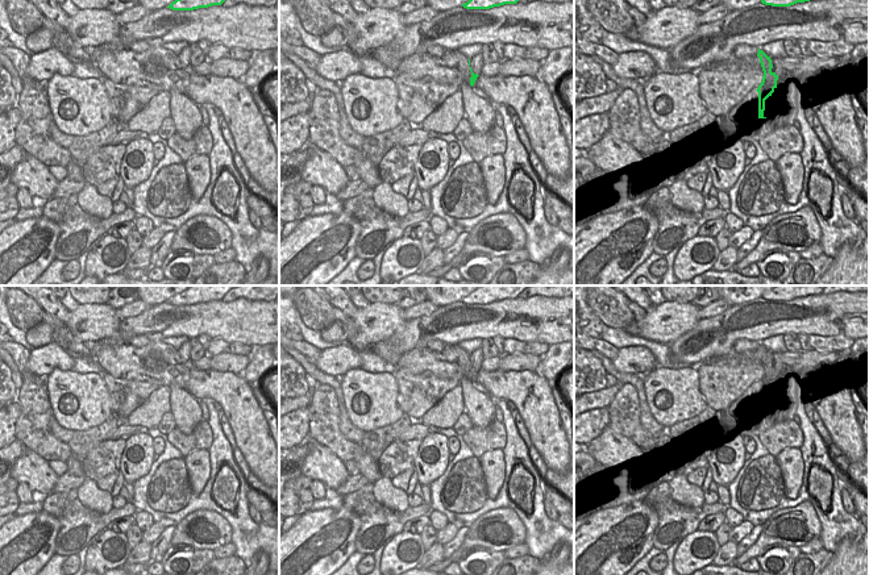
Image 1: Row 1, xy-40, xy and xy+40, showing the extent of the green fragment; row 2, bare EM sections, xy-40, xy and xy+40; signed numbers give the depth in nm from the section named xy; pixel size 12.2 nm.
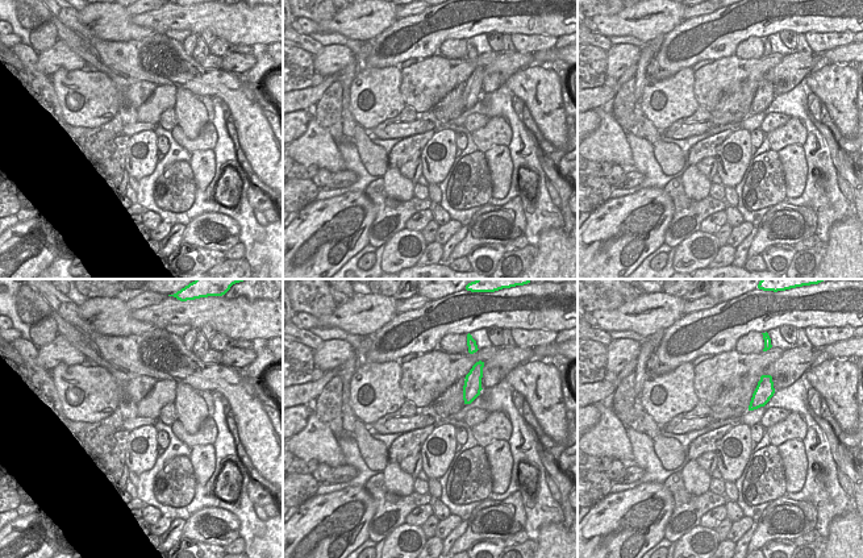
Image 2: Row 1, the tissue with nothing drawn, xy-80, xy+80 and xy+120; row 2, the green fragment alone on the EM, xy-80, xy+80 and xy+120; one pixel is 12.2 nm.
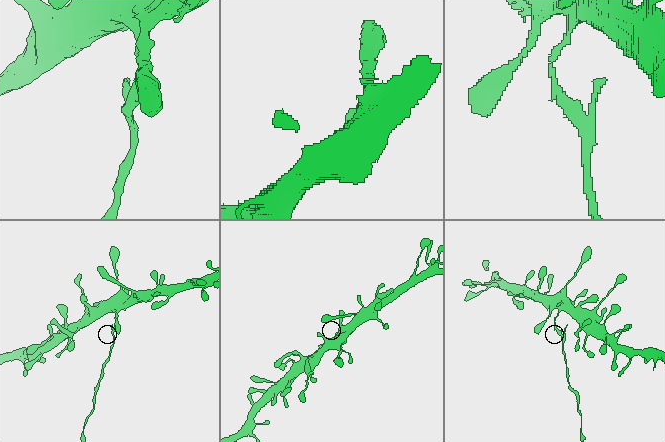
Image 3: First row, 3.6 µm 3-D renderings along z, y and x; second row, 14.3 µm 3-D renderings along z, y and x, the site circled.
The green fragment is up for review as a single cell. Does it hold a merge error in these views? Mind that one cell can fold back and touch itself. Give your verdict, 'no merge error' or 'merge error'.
merge error

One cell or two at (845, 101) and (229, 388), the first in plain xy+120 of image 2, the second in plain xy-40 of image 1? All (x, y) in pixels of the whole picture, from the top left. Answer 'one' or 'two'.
one

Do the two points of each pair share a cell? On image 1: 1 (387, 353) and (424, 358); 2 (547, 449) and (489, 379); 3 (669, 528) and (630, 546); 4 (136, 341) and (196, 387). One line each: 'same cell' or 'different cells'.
1: different cells
2: same cell
3: different cells
4: different cells

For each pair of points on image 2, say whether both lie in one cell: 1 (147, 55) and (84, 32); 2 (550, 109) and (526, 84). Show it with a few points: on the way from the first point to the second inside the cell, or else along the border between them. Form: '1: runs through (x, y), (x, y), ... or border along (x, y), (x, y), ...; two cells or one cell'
1: runs through (132, 55), (115, 55), (100, 46); one cell
2: runs through (545, 103), (533, 90); one cell

